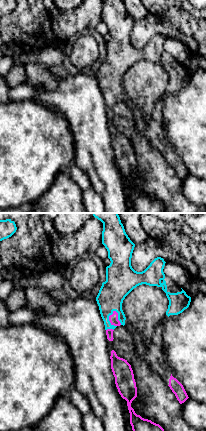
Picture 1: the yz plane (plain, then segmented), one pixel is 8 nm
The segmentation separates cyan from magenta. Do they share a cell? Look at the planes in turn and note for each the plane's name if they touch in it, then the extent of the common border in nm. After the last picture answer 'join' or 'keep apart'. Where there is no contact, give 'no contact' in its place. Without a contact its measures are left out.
meets cyan in yz; contact 140 nm long

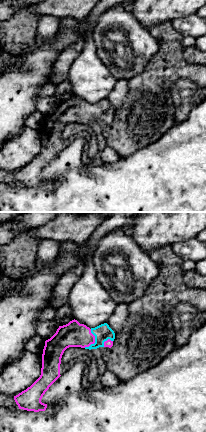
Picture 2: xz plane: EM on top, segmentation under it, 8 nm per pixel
meets cyan in xz; contact 160 nm long

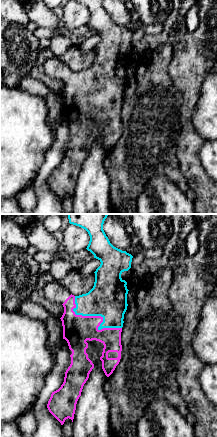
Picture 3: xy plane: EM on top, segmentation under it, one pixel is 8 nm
meets cyan in xy; contact 460 nm long

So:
join

